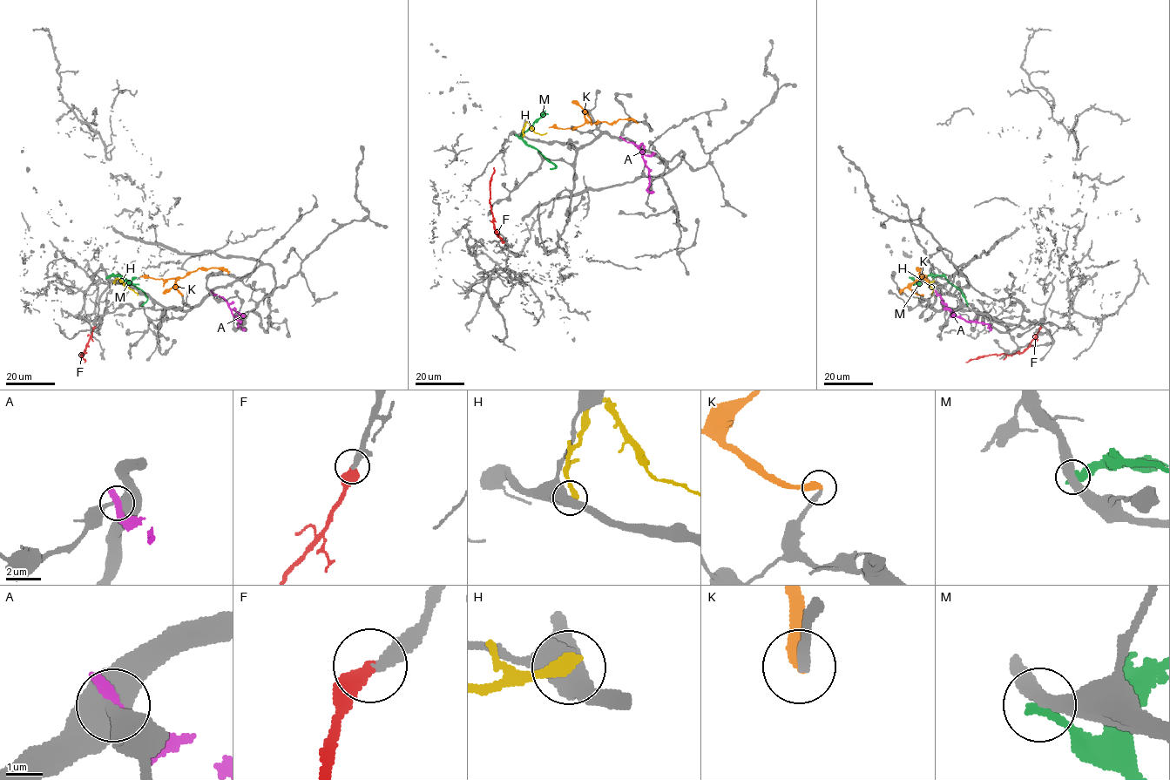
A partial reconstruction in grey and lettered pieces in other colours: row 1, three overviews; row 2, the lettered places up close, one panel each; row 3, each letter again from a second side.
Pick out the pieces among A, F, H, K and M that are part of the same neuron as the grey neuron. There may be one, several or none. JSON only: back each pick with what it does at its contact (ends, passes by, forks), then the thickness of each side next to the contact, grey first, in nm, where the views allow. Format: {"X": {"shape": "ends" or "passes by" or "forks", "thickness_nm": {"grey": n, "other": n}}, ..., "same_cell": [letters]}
{"F": {"shape": "ends", "thickness_nm": {"grey": 280, "other": 440}}, "K": {"shape": "ends", "thickness_nm": {"grey": 280, "other": 440}}, "same_cell": ["F", "K"]}

